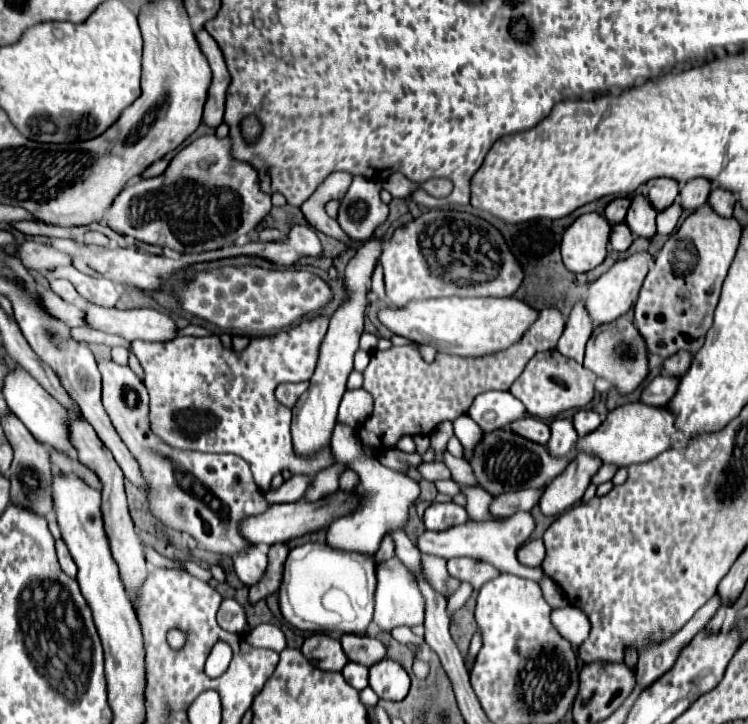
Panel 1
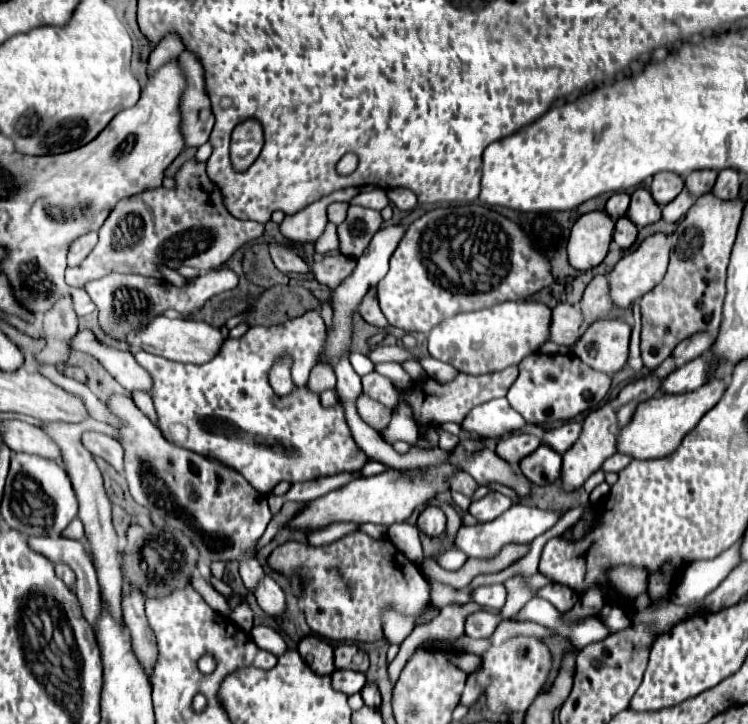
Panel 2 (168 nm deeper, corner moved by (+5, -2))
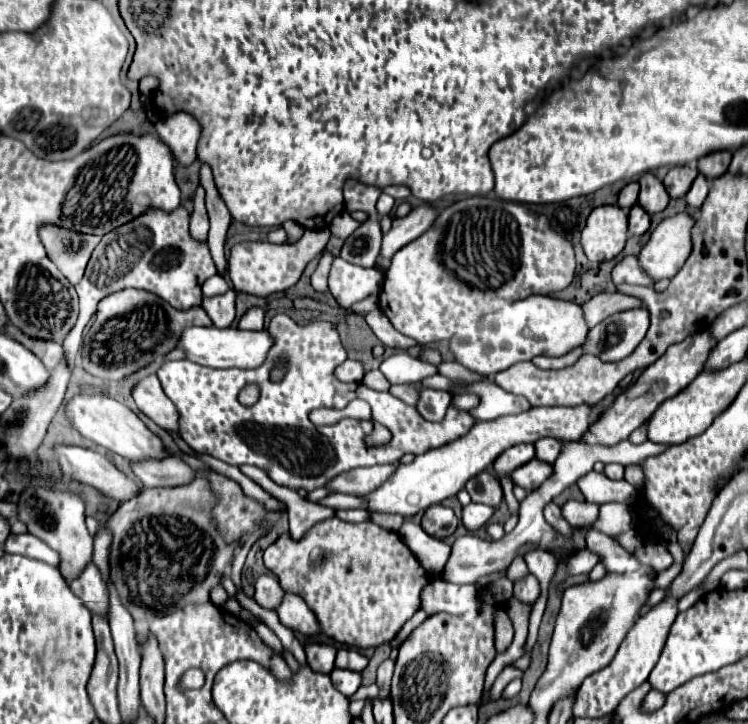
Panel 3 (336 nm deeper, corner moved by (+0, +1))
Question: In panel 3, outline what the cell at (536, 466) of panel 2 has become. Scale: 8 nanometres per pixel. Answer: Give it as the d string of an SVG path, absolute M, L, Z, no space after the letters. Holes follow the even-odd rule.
M531 459L527 465L515 469L515 473L511 473L511 481L519 487L523 487L525 491L533 491L537 489L549 475L553 473L553 467L543 463L543 461L535 461Z

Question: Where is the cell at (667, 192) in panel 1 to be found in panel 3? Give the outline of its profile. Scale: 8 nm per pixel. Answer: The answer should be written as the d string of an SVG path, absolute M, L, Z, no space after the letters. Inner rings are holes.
M681 165L681 167L671 167L671 171L665 175L663 185L667 189L667 193L677 199L677 197L685 197L687 191L691 189L693 179L697 177L697 167L689 167L689 165Z

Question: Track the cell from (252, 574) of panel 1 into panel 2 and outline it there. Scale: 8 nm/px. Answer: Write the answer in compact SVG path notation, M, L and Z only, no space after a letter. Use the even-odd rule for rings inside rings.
M264 576L256 590L254 590L254 596L258 600L258 606L266 612L266 614L282 614L284 612L284 606L286 606L286 600L284 600L284 592L282 588L270 578L270 576Z

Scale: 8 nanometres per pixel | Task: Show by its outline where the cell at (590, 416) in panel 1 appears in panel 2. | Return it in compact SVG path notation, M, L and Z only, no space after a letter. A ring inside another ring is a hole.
M572 420L572 422L558 426L556 430L548 430L544 434L544 440L550 440L550 444L554 444L554 448L558 448L558 452L564 454L578 440L580 432L582 432L582 424Z

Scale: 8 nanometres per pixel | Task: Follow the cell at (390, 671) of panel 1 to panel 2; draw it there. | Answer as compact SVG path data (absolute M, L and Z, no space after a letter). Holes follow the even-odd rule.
M368 682L368 684L360 690L360 694L362 694L366 706L370 706L370 708L378 708L378 706L380 706L380 690L378 690L376 684Z

